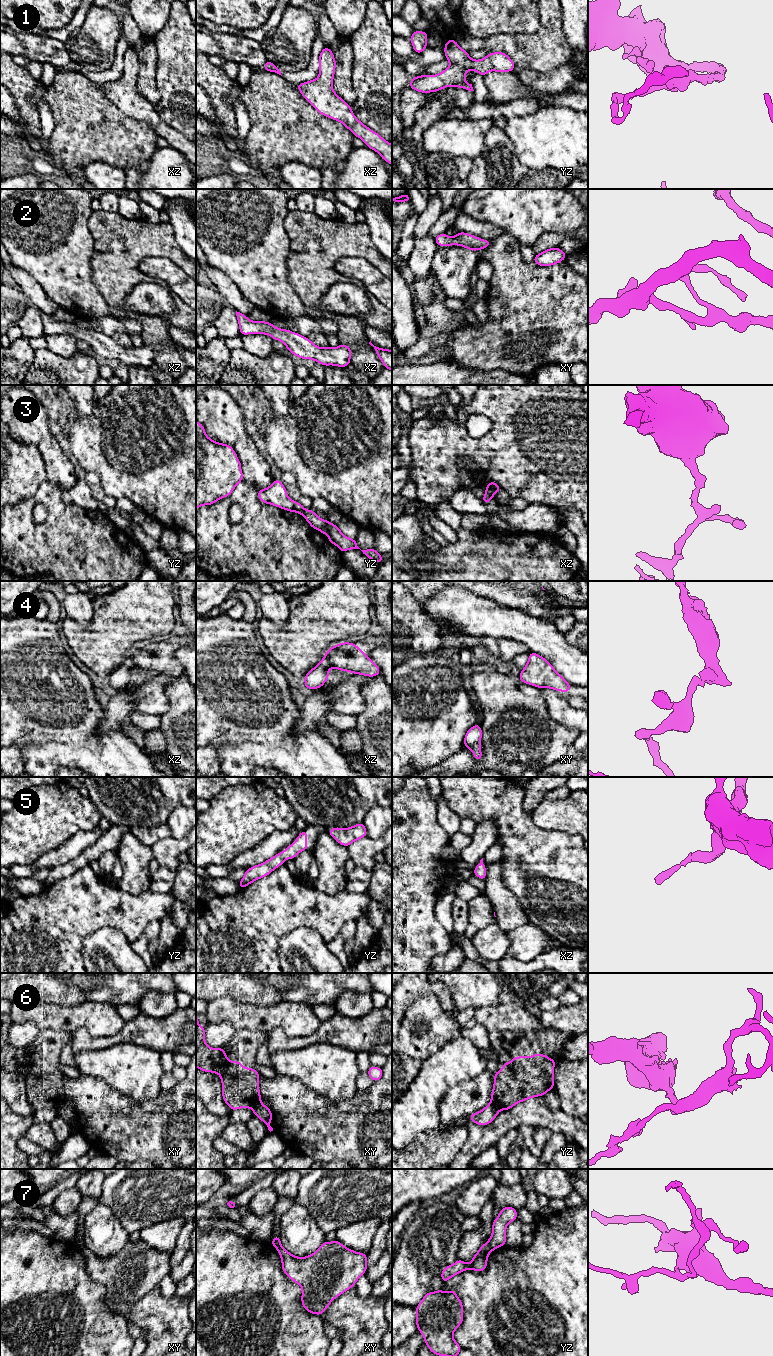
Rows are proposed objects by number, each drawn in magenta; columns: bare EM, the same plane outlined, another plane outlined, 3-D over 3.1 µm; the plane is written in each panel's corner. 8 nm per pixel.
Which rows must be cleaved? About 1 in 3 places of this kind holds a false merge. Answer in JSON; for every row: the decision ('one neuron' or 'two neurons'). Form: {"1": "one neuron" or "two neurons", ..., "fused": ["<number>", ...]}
{"1": "one neuron", "2": "one neuron", "3": "two neurons", "4": "two neurons", "5": "one neuron", "6": "two neurons", "7": "two neurons", "fused": ["3", "4", "6", "7"]}

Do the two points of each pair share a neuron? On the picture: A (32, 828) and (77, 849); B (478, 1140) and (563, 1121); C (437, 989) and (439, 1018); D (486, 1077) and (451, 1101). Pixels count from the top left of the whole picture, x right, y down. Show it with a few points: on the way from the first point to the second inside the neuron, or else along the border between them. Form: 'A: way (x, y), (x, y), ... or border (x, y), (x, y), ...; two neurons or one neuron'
A: border (84, 831), (78, 831), (43, 855); two neurons
B: way (499, 1126), (513, 1117), (542, 1117); one neuron
C: border (415, 1000), (425, 994), (433, 994), (452, 1017); two neurons
D: way (477, 1086), (466, 1095), (460, 1096); one neuron

